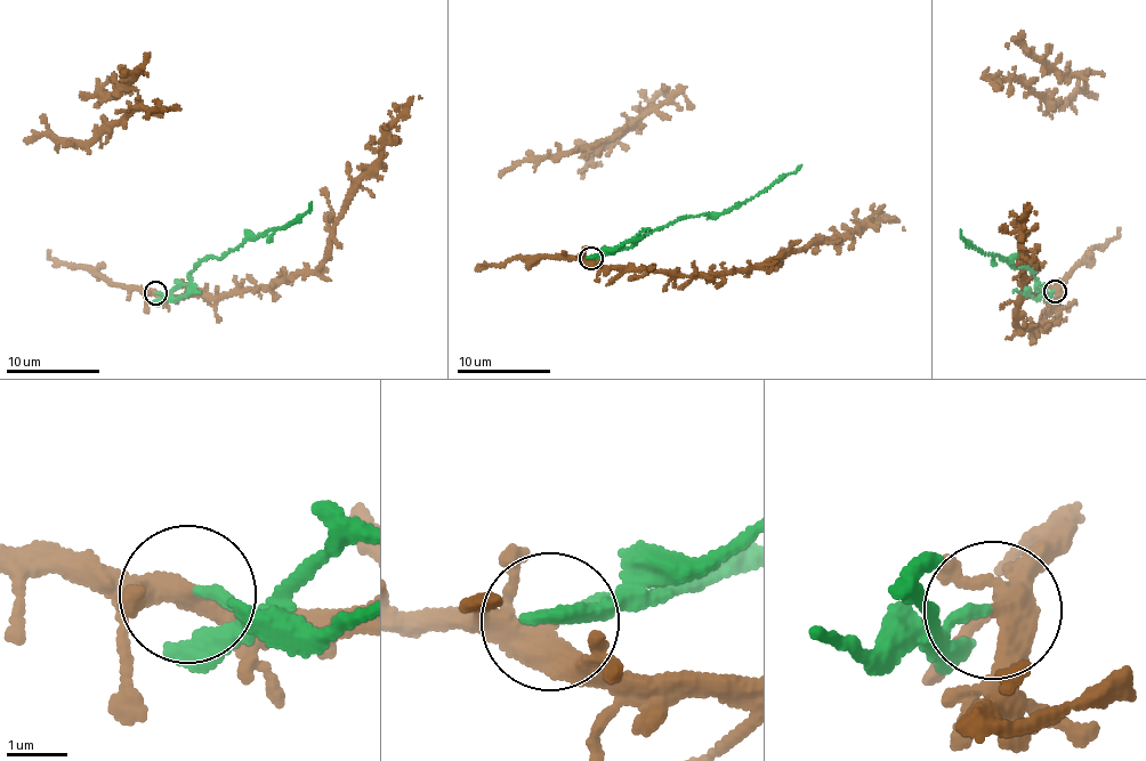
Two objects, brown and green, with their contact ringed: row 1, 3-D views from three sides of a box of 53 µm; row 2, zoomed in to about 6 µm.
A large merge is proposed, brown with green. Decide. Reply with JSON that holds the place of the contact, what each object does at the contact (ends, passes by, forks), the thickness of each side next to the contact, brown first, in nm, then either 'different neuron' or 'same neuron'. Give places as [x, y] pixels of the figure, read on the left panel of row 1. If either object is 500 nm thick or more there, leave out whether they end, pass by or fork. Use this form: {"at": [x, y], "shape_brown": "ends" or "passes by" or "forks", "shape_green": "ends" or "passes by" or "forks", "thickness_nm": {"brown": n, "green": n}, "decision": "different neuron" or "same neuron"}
{"at": [155, 293], "shape_brown": "forks", "shape_green": "ends", "thickness_nm": {"brown": 320, "green": 160}, "decision": "different neuron"}

